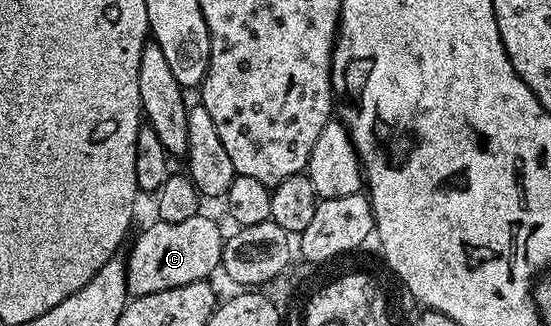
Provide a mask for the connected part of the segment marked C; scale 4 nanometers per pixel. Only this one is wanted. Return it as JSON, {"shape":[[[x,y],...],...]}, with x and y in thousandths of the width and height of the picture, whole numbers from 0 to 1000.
{"shape":[[[363,656],[341,669],[338,681],[299,681],[283,672],[245,736],[245,755],[238,779],[229,782],[232,899],[240,911],[261,908],[263,902],[285,902],[285,890],[314,890],[314,877],[336,877],[343,865],[376,859],[381,834],[399,819],[405,804],[405,739],[408,712],[397,702],[390,675],[381,675],[374,656]]]}

